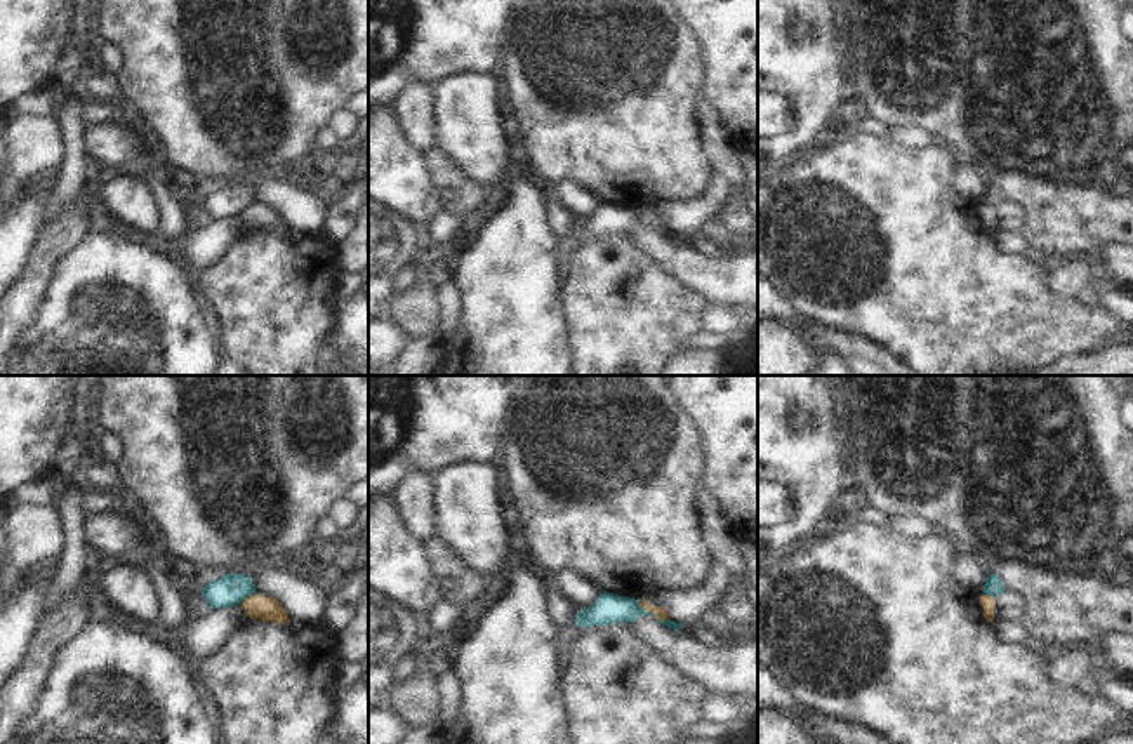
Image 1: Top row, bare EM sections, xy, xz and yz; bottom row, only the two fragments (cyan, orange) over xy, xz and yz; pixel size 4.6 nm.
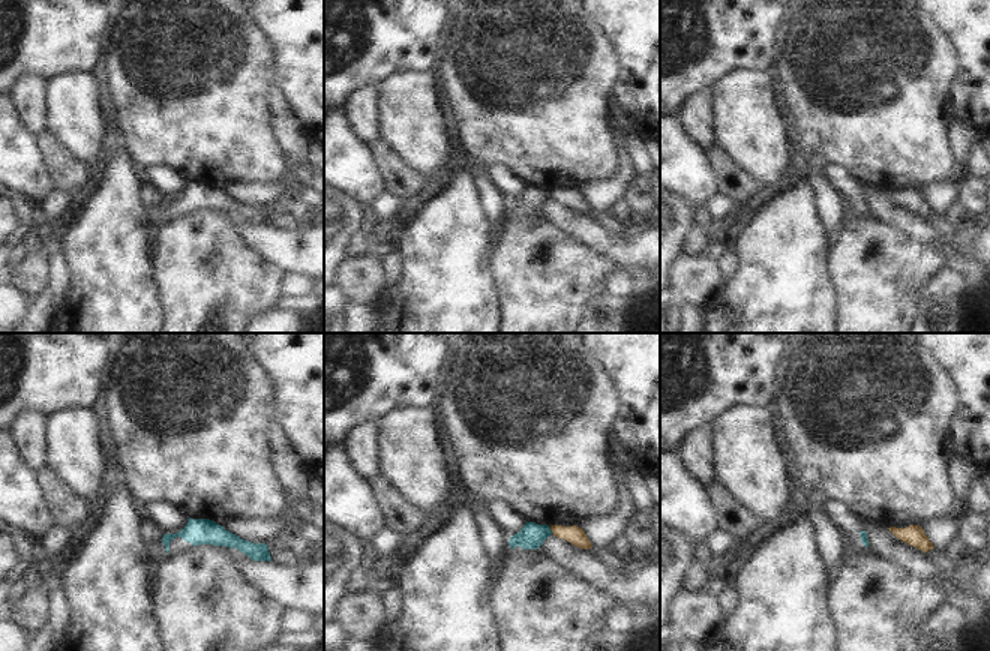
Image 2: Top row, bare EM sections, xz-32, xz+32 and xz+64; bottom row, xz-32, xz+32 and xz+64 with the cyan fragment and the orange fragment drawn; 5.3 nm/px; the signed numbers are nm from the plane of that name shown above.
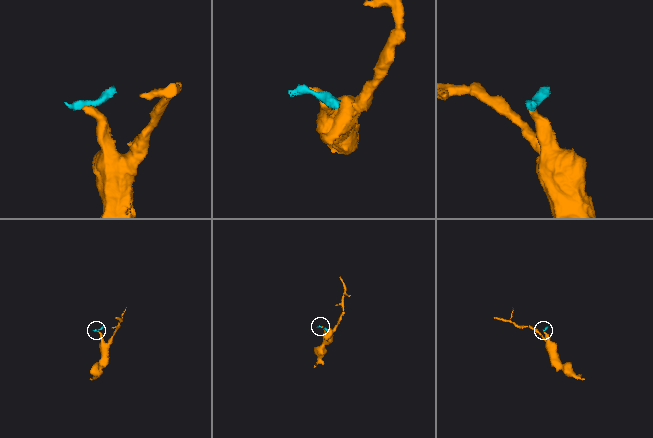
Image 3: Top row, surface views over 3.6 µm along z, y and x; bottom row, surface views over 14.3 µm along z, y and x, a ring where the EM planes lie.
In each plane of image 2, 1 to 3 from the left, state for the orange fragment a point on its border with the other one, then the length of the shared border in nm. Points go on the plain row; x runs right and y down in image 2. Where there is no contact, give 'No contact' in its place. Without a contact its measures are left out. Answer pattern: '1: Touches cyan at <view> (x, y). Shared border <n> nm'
1: No contact
2: Touches cyan at xz+32 (549, 194). Shared border 40 nm
3: No contact.

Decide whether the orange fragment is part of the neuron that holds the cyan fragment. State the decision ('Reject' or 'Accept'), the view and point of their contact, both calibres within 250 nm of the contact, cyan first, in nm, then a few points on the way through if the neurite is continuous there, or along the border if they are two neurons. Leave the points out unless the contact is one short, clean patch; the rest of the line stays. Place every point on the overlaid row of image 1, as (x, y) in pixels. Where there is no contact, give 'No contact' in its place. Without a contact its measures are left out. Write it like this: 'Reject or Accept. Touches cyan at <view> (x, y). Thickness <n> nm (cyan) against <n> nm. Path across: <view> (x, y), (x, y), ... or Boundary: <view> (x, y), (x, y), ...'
Reject. Touches cyan at xz (645, 611). Thickness 150 nm (cyan) against 50 nm. Boundary: xz (636, 600), (655, 616).

